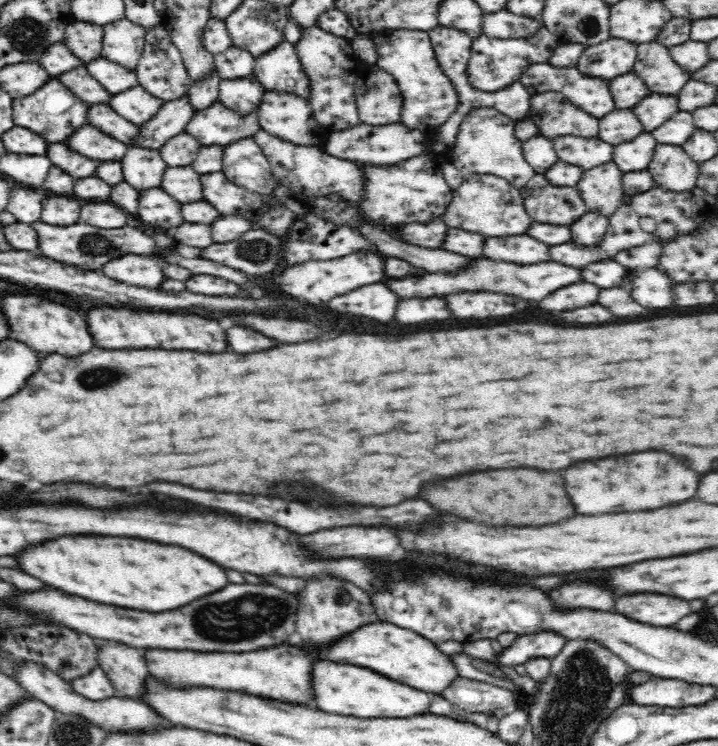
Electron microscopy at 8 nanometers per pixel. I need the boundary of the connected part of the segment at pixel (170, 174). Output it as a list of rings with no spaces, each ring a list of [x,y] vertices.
[[[167,167],[162,178],[162,190],[174,196],[178,202],[198,202],[202,198],[201,174],[194,167]]]

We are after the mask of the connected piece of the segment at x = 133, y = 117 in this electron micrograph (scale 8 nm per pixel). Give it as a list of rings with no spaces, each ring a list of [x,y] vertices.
[[[139,84],[112,96],[108,104],[122,118],[135,125],[142,125],[156,115],[164,101],[150,95]]]

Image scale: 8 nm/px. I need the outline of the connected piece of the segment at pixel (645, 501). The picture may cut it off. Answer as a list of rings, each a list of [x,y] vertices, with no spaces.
[[[638,452],[574,464],[564,470],[564,484],[580,514],[656,510],[680,504],[696,494],[700,476],[666,452]]]

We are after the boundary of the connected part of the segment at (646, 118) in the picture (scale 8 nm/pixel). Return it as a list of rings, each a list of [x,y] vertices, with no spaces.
[[[651,93],[633,108],[638,114],[638,120],[644,124],[646,132],[652,132],[654,128],[658,128],[662,122],[666,122],[672,114],[680,110],[677,96],[658,93]]]

